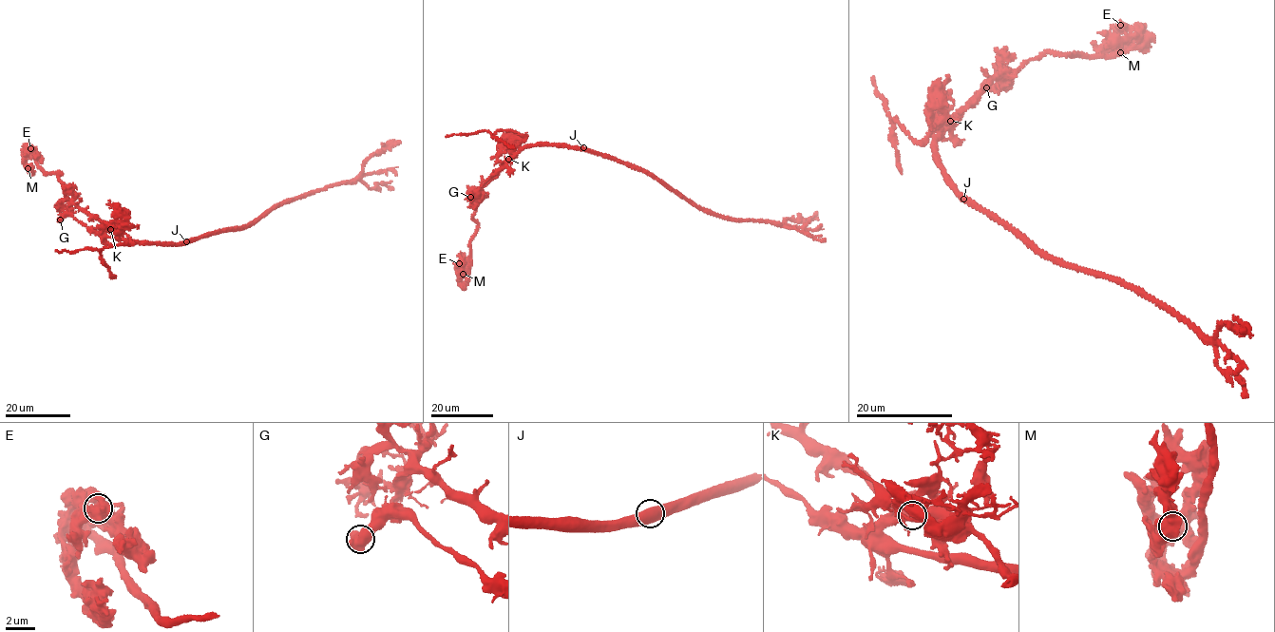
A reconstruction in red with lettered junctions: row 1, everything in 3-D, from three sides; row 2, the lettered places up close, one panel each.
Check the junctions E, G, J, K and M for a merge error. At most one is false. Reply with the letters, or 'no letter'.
K

